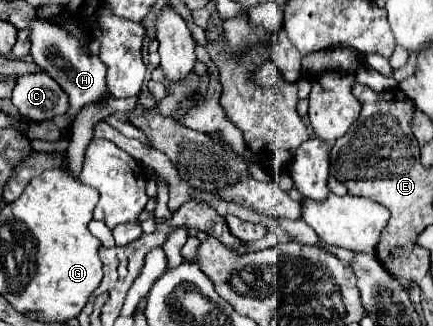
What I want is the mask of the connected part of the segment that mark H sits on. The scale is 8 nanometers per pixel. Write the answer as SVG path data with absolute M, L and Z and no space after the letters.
M36 18L28 26L32 30L32 60L46 70L68 94L68 104L74 112L80 112L88 104L104 102L110 96L108 84L106 84L106 64L94 54L88 52L88 46L76 40L74 36L66 34L62 28L58 28L54 22L46 18Z

